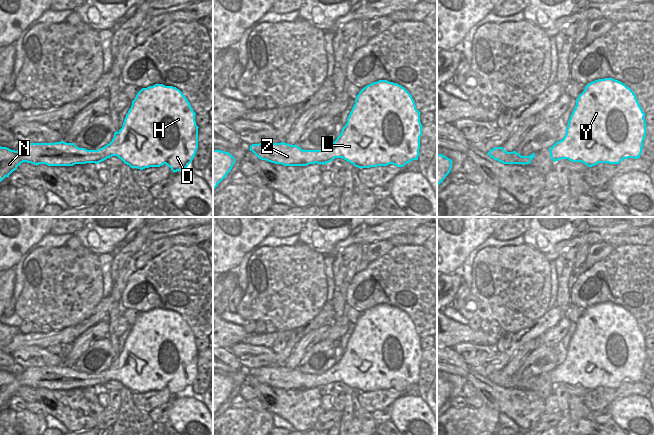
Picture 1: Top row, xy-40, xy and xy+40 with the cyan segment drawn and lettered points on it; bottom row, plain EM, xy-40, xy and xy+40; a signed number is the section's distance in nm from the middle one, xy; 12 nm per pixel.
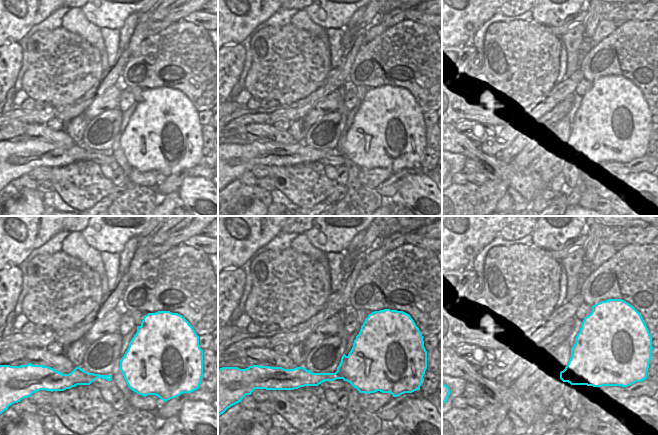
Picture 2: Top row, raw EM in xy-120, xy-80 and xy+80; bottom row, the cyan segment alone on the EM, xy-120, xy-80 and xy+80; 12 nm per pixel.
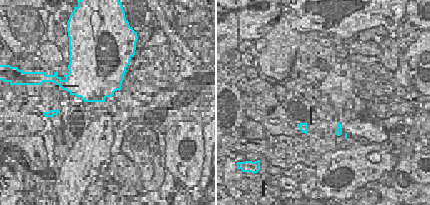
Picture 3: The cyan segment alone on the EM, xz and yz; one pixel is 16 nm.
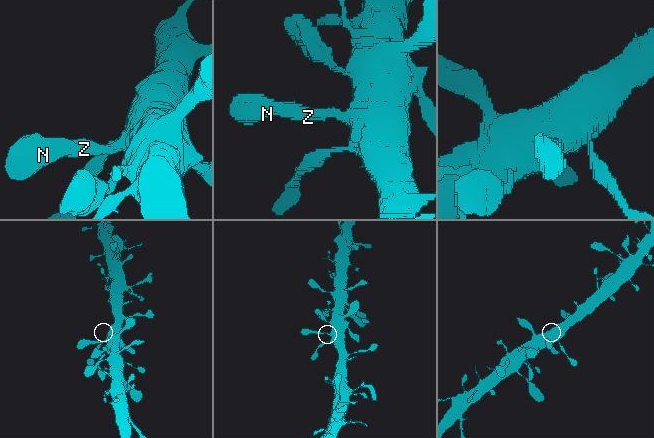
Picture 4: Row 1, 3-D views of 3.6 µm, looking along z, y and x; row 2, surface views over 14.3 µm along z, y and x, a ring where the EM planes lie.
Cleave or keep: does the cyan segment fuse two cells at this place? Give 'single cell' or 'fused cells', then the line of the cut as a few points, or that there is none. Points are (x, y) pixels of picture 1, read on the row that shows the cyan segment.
single cell; cut none

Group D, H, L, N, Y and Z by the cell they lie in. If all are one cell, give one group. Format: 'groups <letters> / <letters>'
groups D H L N Y Z

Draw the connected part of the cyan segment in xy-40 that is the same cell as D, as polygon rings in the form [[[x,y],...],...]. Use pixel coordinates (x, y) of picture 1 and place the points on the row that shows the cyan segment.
[[[155,84],[142,88],[132,101],[122,128],[114,133],[112,141],[98,150],[79,148],[74,143],[29,143],[21,150],[0,146],[0,182],[23,163],[48,166],[73,166],[75,164],[98,164],[117,156],[131,168],[143,170],[166,164],[175,173],[184,170],[192,162],[198,149],[198,126],[196,113],[182,92],[173,86]]]

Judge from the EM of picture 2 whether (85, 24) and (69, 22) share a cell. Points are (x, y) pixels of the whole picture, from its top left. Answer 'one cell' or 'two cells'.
one cell

